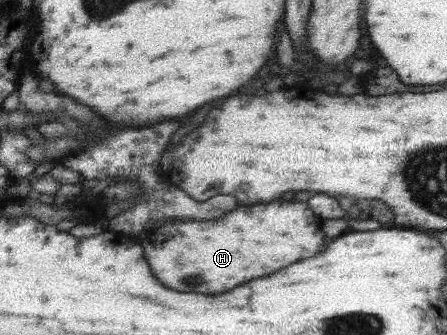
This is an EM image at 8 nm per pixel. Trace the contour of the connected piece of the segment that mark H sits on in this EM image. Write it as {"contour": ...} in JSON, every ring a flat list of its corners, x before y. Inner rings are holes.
{"contour":[[272,201,260,203,252,207,240,207,236,211,226,213,220,221,170,221,162,227,150,231,150,237,140,241,144,251,144,259,150,265,152,275,164,287,186,293,202,293,202,295,216,295,234,289,250,279,258,279,264,275,272,275,282,267,288,267,296,261,308,259,318,255,324,249,324,235,320,231,320,219,314,215,306,203,286,203,286,201]]}

